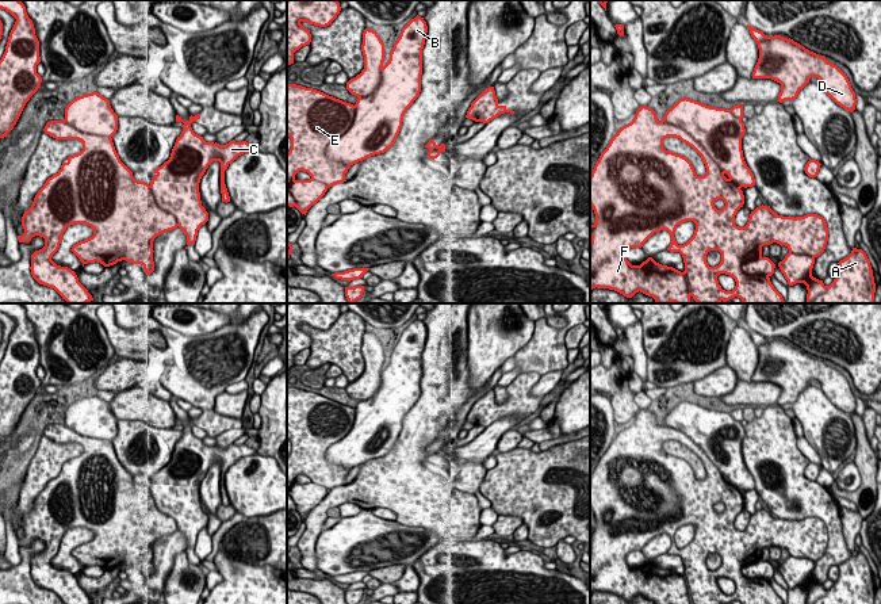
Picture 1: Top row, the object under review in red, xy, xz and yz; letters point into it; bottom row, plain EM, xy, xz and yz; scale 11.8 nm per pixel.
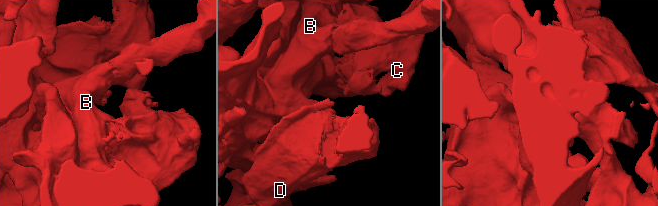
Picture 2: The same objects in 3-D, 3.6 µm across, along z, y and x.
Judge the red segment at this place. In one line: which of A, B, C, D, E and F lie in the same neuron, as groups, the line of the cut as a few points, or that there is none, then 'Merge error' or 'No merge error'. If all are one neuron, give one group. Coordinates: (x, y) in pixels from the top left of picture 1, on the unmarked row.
Groups: A B C D E F. No split. No merge error

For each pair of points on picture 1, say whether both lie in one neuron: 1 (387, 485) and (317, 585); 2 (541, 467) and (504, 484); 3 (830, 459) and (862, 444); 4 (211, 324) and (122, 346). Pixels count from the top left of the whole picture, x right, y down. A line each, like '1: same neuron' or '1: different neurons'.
1: different neurons
2: same neuron
3: different neurons
4: different neurons

